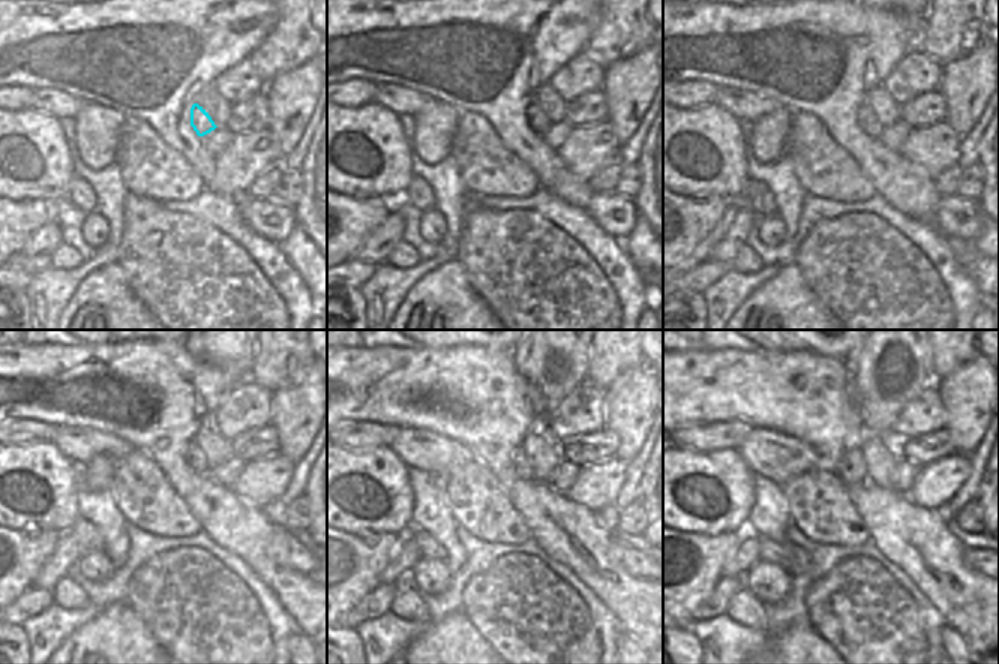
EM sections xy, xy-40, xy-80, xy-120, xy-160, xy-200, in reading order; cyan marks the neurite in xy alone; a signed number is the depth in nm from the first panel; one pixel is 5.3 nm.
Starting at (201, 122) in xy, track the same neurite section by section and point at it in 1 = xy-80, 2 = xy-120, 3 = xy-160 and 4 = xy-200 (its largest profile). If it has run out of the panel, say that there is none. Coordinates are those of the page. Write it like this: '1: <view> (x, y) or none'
1: xy-80 (866, 117)
2: xy-120 (194, 454)
3: xy-160 (519, 462)
4: xy-200 (851, 468)

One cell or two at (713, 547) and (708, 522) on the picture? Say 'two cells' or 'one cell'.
two cells

